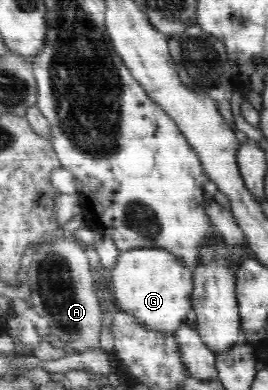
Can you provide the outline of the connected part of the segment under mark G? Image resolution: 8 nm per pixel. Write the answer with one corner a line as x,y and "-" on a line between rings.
160,248
119,252
111,269
110,289
115,303
150,331
175,333
193,309
193,272
178,256

